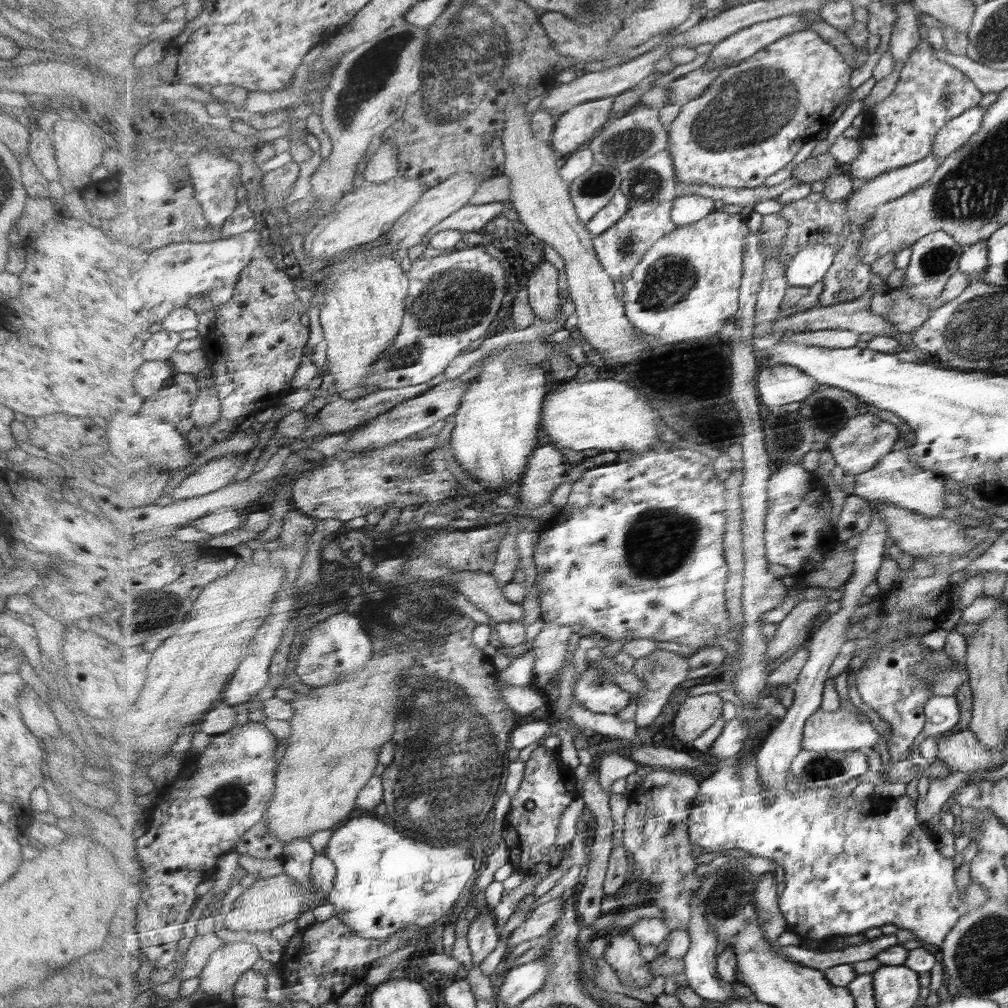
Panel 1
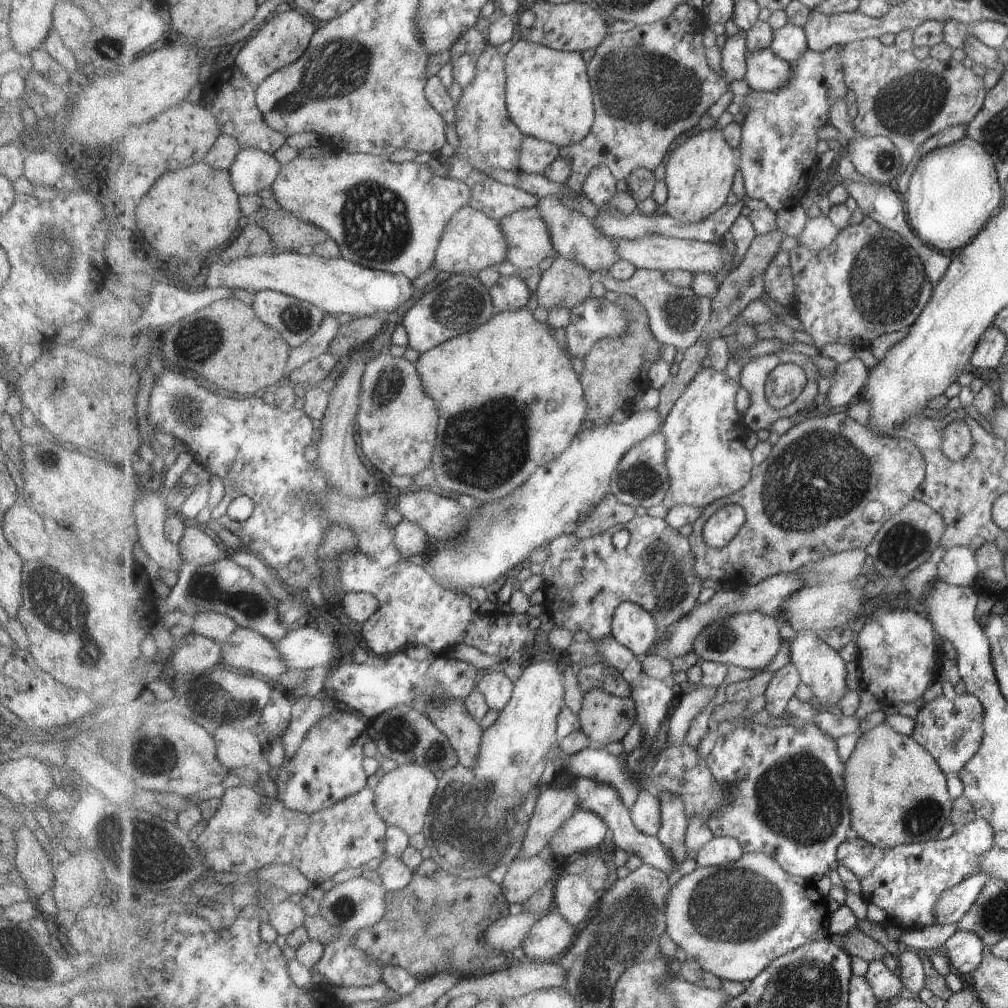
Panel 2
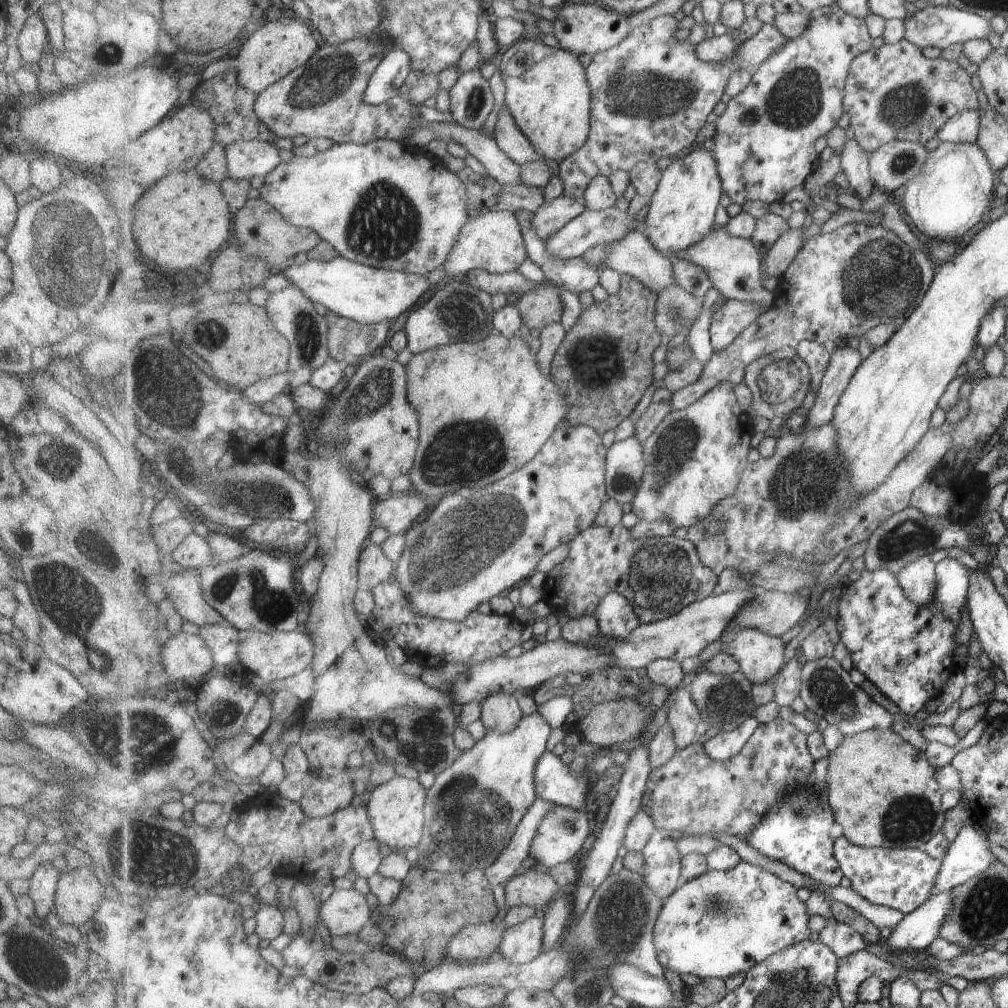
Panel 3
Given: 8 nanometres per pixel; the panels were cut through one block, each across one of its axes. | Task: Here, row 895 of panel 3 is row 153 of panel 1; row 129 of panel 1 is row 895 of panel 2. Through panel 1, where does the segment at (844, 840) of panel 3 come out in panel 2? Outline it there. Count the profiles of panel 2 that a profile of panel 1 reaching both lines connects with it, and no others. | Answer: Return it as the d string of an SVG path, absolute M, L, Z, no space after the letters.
M976 818L945 840L933 839L895 848L877 848L852 835L839 846L837 856L839 864L856 875L862 900L880 906L890 915L890 923L910 931L937 923L935 908L941 896L975 875L983 854L995 847L994 838L993 824L985 818Z

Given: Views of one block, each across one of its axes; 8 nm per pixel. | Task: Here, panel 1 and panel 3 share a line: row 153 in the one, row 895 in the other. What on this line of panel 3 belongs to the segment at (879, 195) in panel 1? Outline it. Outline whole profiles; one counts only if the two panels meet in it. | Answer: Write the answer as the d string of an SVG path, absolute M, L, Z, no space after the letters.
M975 823L963 826L943 859L931 896L952 891L971 878L987 872L997 860L989 843L990 839L983 837Z

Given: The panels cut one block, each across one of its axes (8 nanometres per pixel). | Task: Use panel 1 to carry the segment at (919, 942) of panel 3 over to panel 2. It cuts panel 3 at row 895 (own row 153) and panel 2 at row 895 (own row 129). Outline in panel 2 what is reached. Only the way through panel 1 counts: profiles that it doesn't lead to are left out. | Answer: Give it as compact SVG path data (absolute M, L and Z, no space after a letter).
M991 874L973 875L947 890L935 908L937 924L945 926L959 922L973 908L973 902L981 896L987 880L991 877Z

